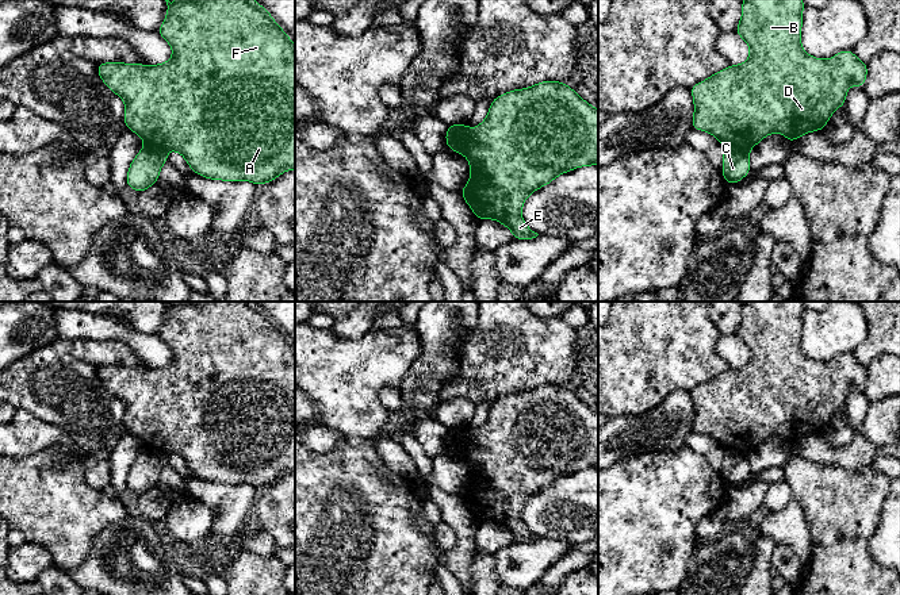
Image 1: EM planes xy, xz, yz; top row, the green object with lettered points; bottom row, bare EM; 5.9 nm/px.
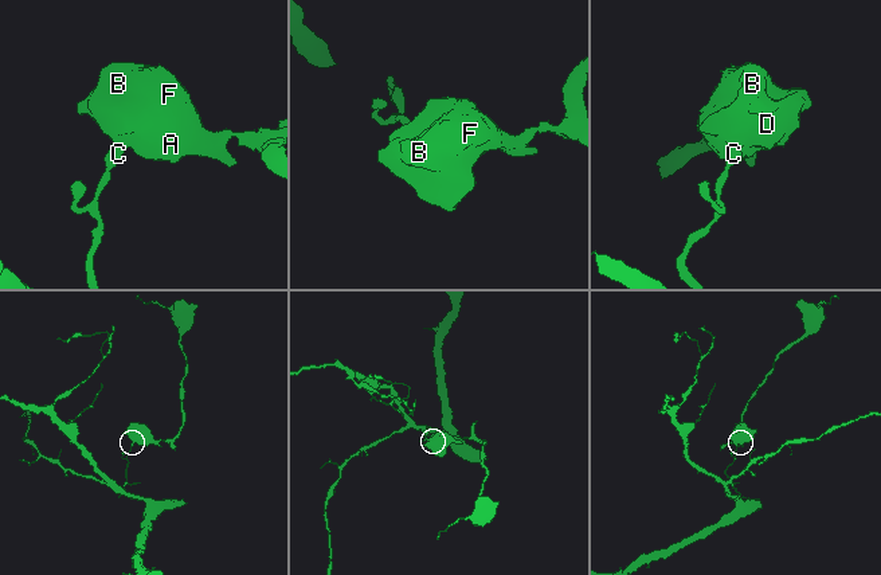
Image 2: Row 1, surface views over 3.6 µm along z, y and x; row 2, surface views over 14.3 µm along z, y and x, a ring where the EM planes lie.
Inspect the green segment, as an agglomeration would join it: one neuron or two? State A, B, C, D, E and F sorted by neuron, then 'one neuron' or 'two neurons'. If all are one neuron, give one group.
groups A B D E F / C; two neurons

